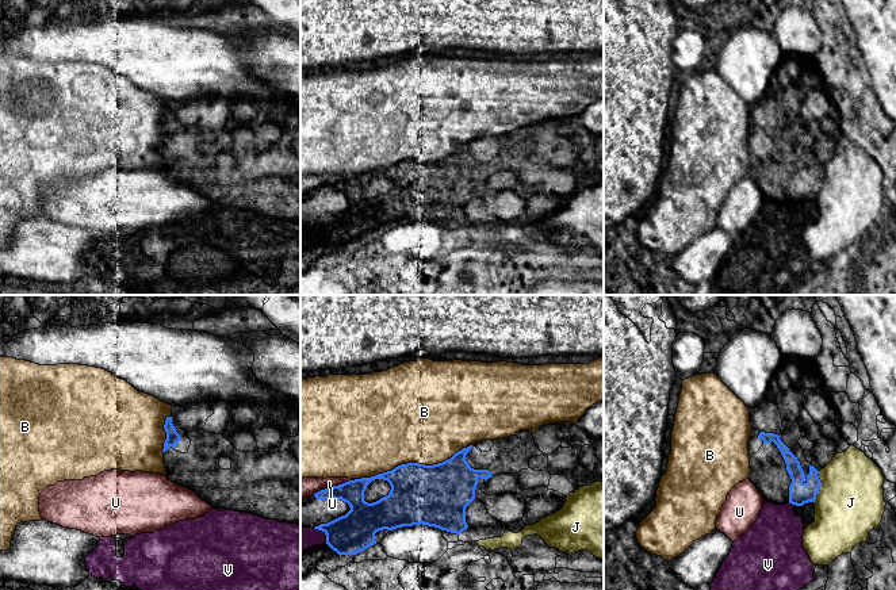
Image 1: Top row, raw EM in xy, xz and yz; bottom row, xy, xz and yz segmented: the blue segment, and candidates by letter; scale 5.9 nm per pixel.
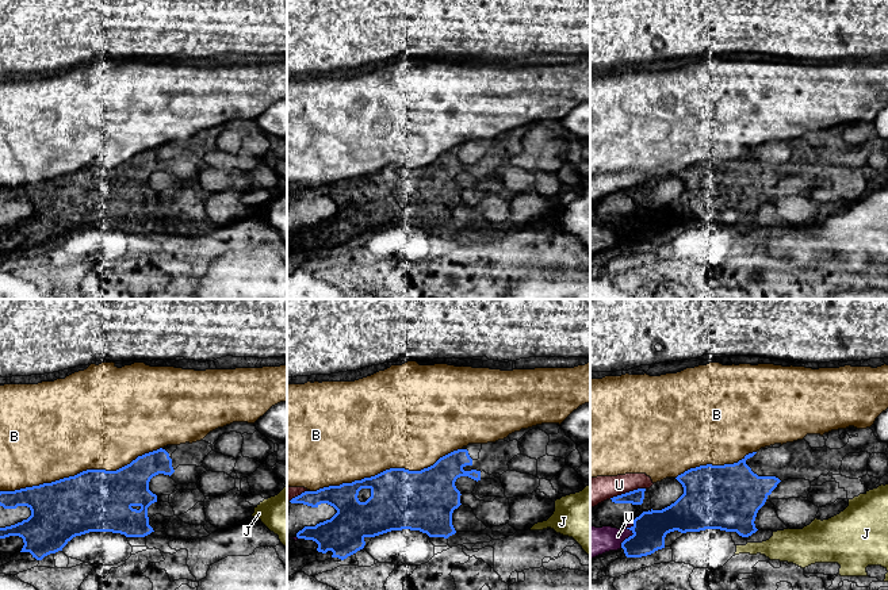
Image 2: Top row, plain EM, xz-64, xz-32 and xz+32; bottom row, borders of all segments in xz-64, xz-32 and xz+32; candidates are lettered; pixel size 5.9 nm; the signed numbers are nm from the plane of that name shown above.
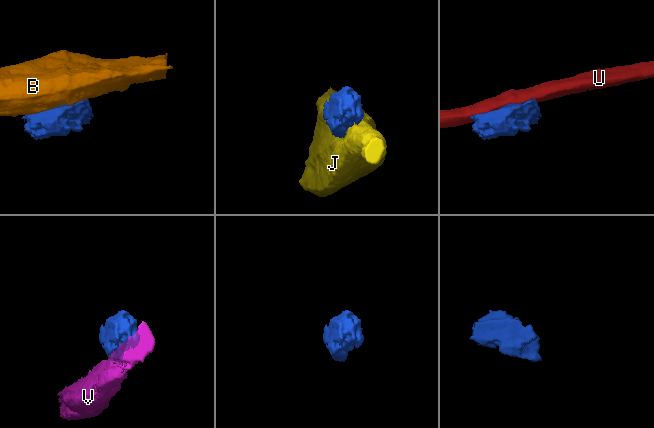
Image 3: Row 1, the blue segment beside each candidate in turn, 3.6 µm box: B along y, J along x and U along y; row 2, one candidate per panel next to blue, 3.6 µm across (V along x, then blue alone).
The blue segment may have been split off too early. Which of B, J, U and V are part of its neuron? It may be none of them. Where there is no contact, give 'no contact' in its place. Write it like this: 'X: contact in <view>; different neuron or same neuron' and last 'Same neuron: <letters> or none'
B: contact in xz; different neuron
J: contact in yz; different neuron
U: contact in xz; different neuron
V: contact in xz; different neuron
Same neuron: none

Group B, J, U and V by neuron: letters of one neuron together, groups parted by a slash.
B / J / U / V

